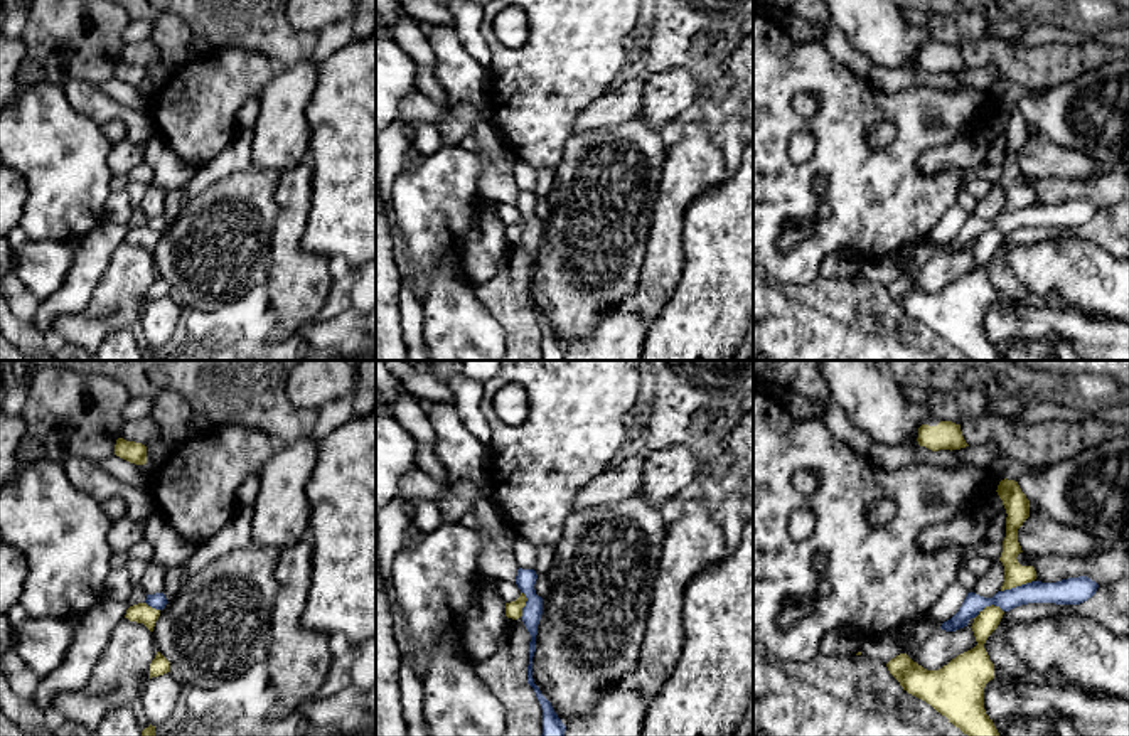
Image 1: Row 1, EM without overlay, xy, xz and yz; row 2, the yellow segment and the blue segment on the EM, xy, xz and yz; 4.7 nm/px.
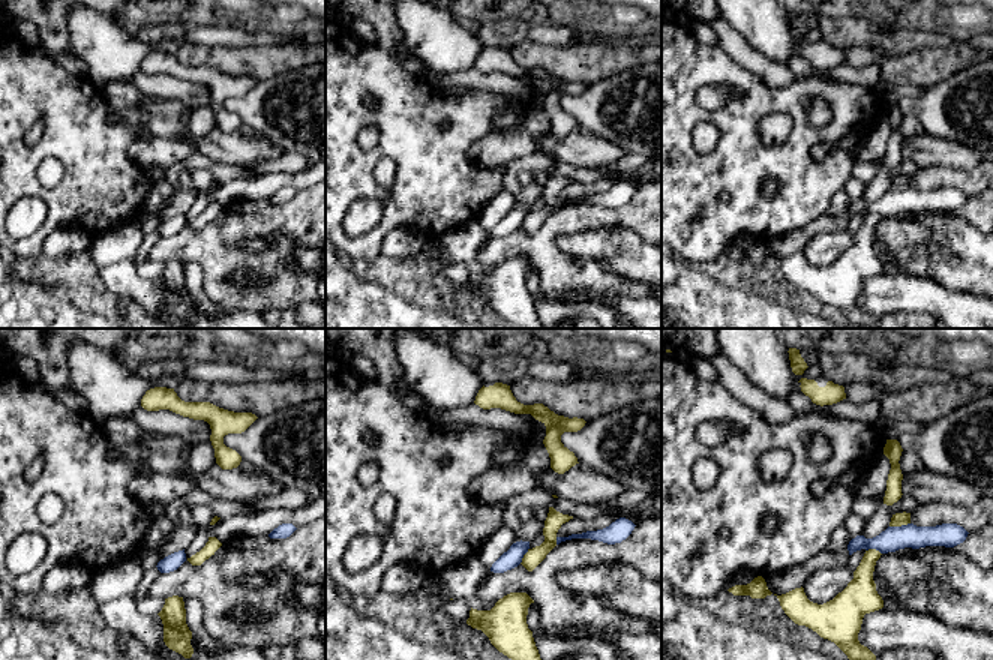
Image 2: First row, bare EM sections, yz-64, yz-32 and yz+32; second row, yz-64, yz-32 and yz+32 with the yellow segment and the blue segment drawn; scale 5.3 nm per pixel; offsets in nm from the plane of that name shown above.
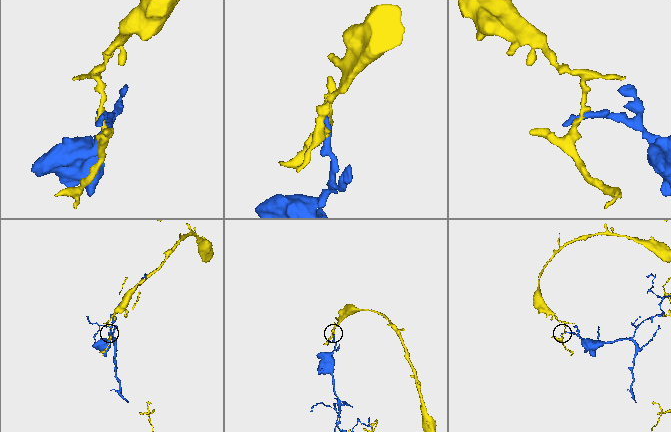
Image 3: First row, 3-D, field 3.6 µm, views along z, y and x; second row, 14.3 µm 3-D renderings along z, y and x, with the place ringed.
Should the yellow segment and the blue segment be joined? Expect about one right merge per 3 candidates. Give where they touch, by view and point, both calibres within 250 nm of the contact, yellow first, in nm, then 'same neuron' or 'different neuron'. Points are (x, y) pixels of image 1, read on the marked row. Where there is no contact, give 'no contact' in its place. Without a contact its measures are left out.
yz (1016, 585) | 110/130 nm | different neuron

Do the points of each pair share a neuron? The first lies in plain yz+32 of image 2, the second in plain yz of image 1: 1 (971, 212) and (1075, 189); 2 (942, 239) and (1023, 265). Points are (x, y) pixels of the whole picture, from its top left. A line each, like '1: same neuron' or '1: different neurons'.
1: different neurons
2: same neuron

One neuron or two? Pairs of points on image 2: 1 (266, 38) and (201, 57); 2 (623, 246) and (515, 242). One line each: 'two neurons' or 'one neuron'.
1: two neurons
2: two neurons

